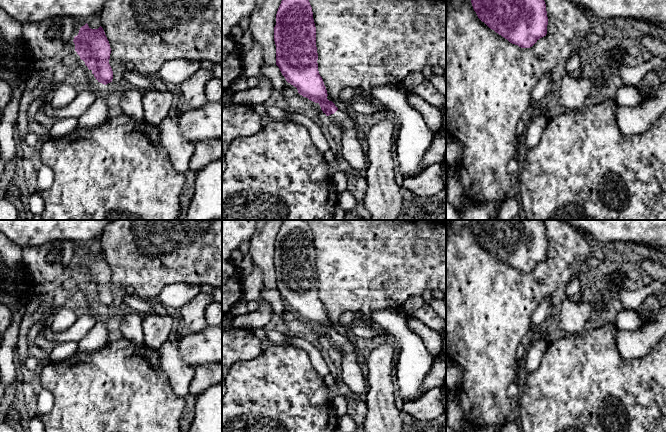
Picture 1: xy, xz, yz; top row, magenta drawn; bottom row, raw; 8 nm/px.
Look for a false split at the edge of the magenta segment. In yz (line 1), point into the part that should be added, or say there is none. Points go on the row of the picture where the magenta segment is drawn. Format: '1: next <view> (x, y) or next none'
1: next none

